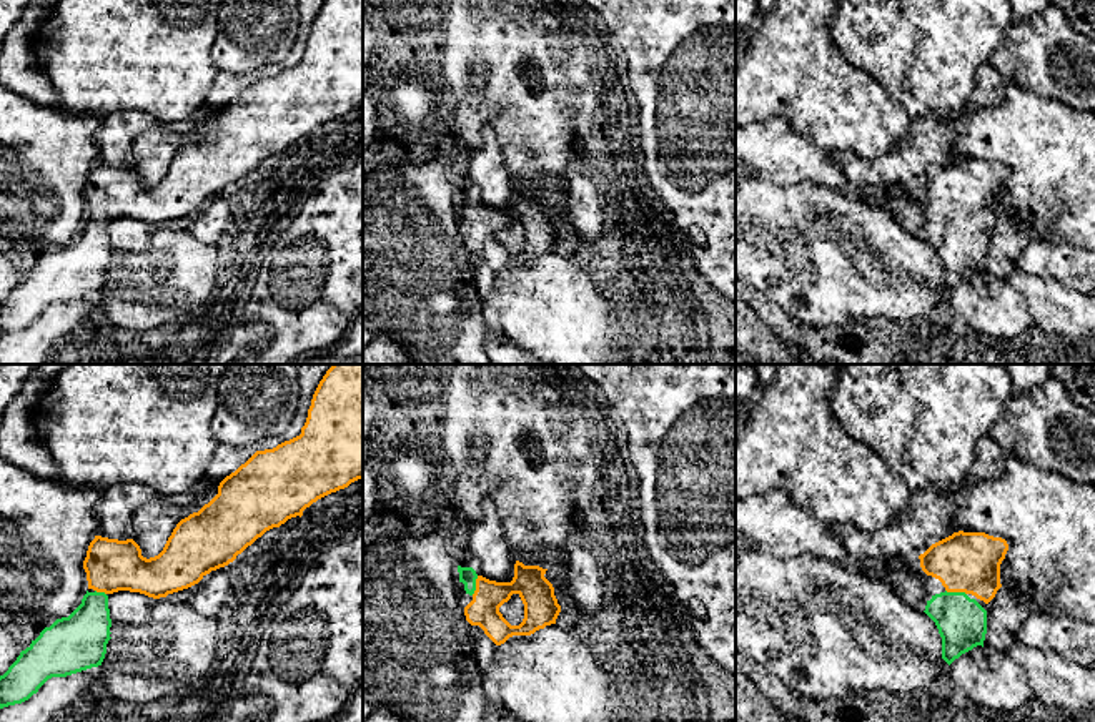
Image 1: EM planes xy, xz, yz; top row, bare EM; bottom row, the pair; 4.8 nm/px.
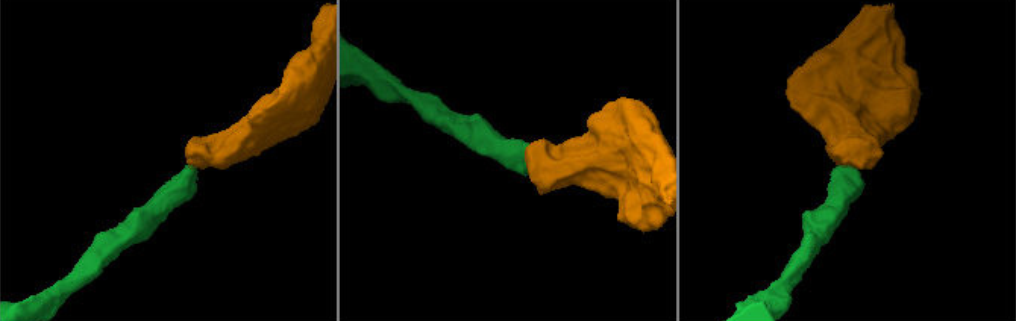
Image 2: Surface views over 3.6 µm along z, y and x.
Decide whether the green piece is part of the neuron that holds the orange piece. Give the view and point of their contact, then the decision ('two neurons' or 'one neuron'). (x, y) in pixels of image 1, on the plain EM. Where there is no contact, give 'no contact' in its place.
yz (956, 218) | one neuron

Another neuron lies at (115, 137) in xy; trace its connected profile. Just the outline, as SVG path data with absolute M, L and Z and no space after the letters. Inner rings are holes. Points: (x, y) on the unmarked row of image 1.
M220 72L205 103L186 120L171 125L163 125L145 113L131 110L120 110L102 118L102 126L95 135L98 145L97 163L118 168L133 166L133 143L138 136L158 128L168 128L173 133L186 133L206 110L221 110L255 80L256 78L250 75Z

